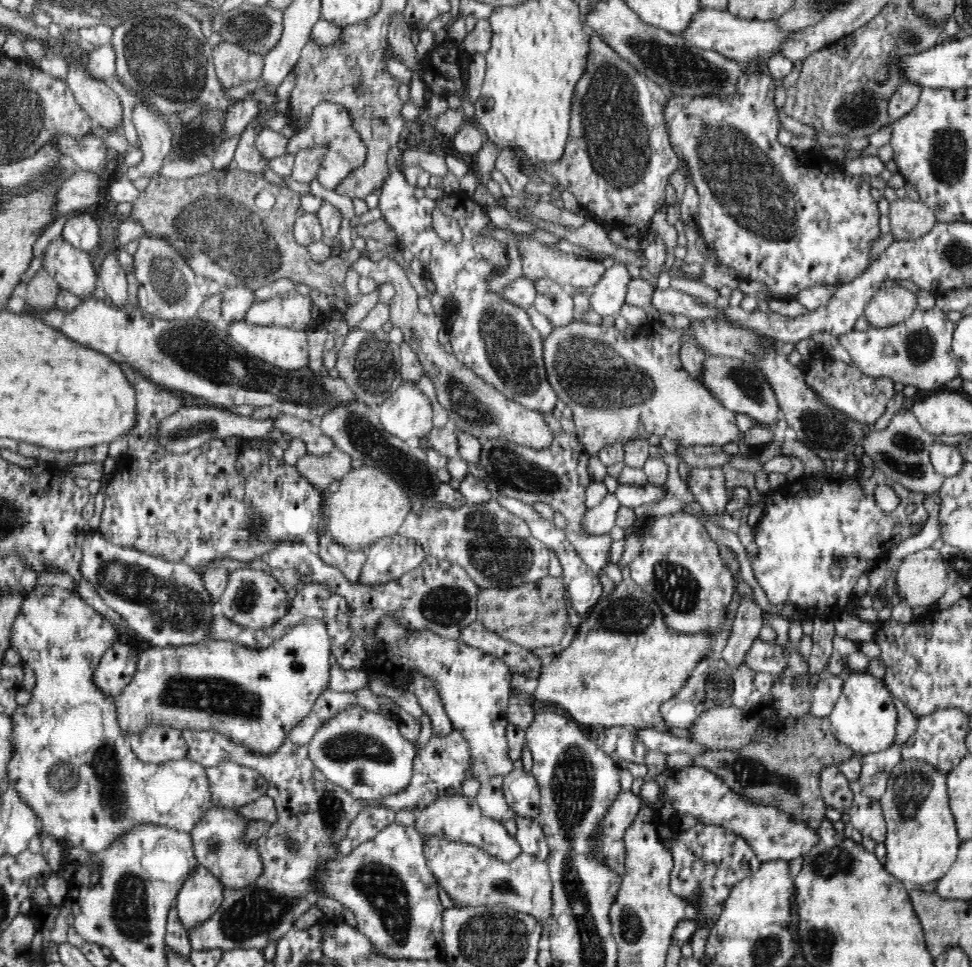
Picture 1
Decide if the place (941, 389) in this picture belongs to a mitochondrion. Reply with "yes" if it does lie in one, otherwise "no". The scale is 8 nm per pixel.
no

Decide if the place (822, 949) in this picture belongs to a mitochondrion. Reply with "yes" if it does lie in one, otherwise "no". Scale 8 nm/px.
yes

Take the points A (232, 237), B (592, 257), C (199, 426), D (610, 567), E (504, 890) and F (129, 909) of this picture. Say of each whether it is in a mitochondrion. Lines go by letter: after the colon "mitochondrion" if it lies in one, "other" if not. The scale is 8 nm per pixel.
A: mitochondrion
B: other
C: mitochondrion
D: other
E: mitochondrion
F: mitochondrion

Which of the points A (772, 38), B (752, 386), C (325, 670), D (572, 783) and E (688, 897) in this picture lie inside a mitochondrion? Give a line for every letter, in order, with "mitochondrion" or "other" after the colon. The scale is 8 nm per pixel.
A: other
B: mitochondrion
C: other
D: mitochondrion
E: other

